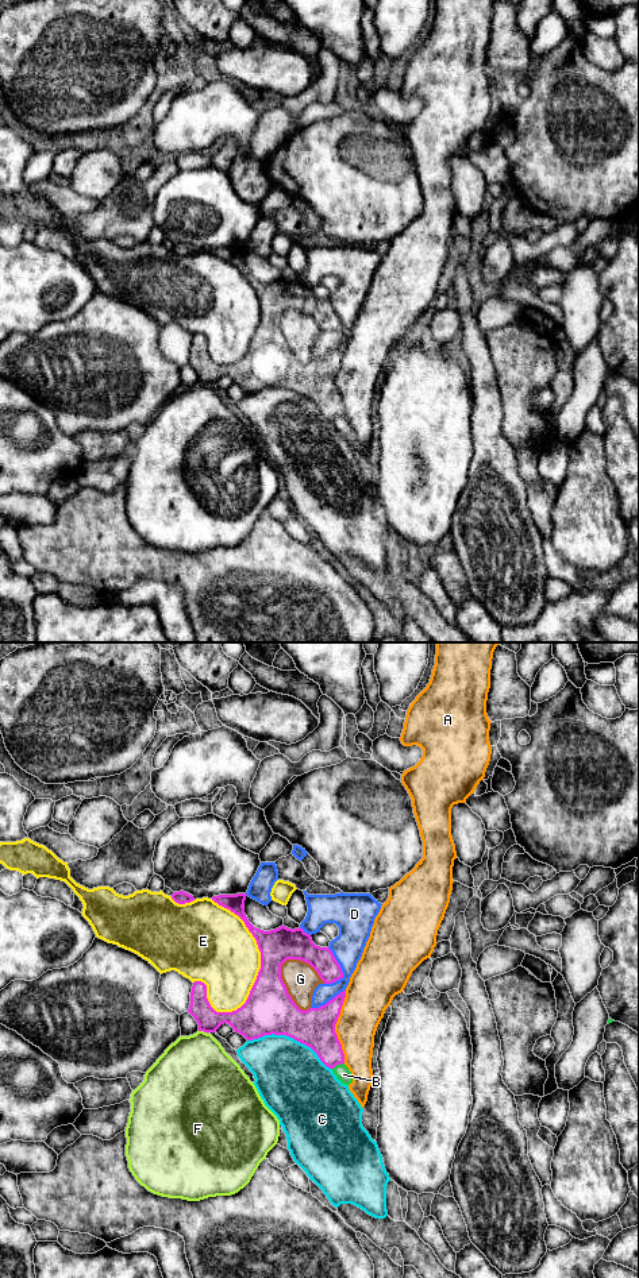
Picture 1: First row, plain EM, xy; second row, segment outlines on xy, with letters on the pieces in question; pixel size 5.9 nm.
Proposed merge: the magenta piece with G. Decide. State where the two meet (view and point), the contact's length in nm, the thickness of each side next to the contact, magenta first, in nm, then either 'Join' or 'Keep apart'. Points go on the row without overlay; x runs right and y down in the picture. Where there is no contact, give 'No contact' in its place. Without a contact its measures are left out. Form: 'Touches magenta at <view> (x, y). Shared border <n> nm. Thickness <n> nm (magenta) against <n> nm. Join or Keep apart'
Touches magenta at xy (285, 339). Shared border 340 nm. Thickness 280 nm (magenta) against 200 nm. Join

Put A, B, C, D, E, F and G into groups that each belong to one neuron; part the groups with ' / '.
A / B / C / D / E / F / G

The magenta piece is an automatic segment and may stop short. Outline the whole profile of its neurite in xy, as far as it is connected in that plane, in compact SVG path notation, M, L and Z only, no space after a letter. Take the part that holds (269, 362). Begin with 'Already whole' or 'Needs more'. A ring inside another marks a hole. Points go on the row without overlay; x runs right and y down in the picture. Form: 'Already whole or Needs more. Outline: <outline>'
Already whole. Outline: M246 246L219 247L212 252L245 274L261 304L261 321L246 355L232 364L216 364L207 351L207 337L195 333L188 364L197 374L199 383L215 385L227 375L247 393L272 386L286 387L311 399L330 421L344 416L335 377L346 343L319 360L303 363L295 356L281 331L281 317L286 312L309 316L324 336L343 331L340 317L330 300L316 298L301 279L292 282L282 277L270 283L254 279L245 266L246 248Z

